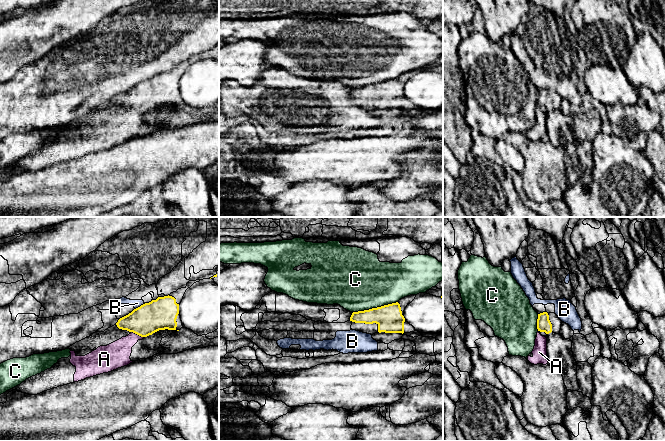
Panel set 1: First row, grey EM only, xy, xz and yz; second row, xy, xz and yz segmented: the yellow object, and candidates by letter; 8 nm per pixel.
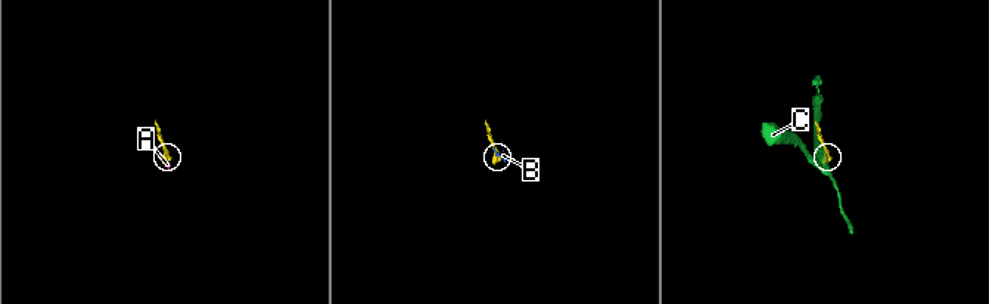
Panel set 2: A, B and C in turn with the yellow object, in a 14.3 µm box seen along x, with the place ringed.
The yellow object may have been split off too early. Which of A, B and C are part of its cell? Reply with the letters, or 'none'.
A

